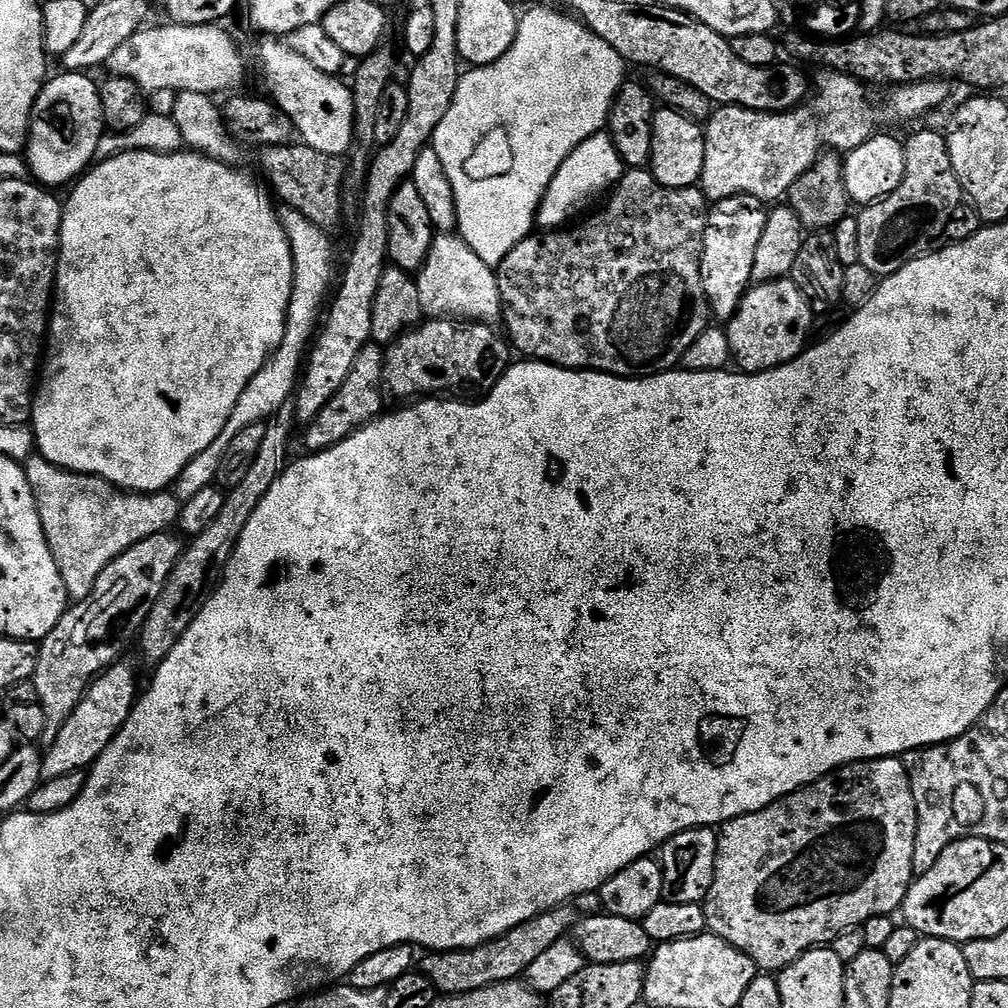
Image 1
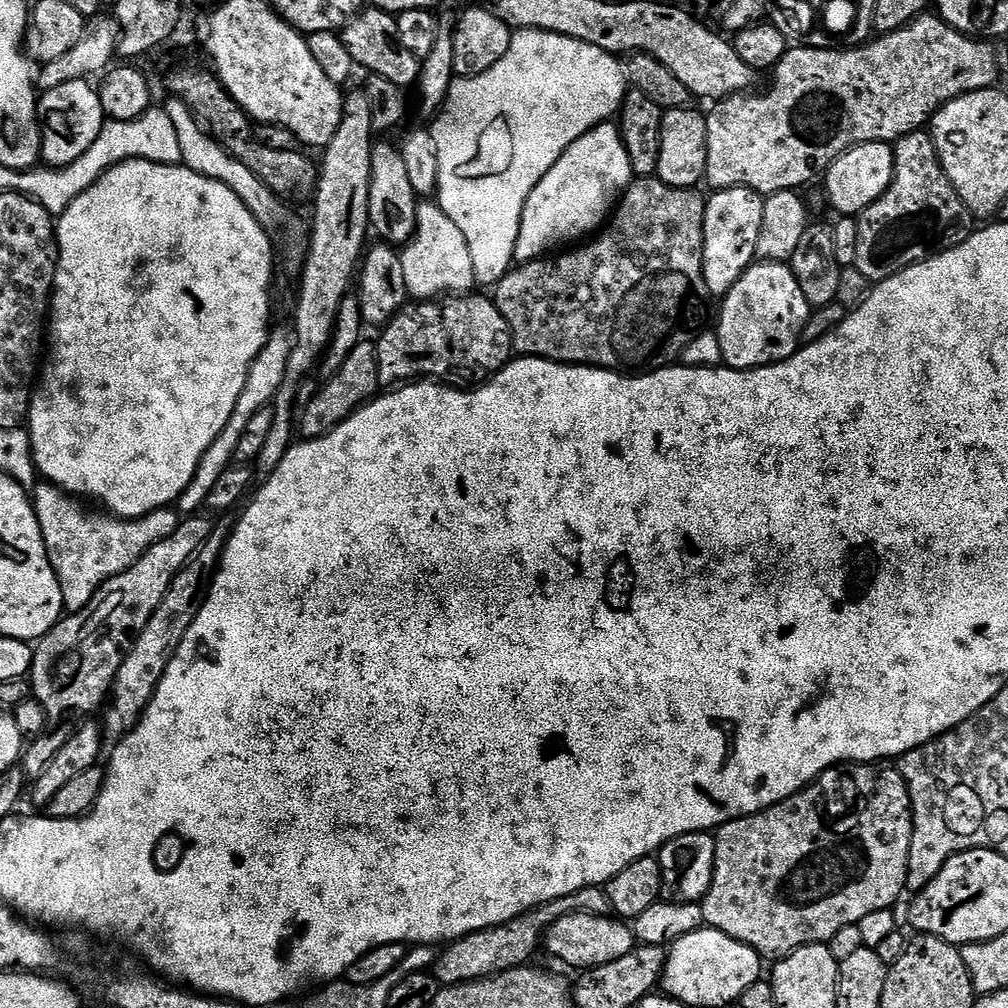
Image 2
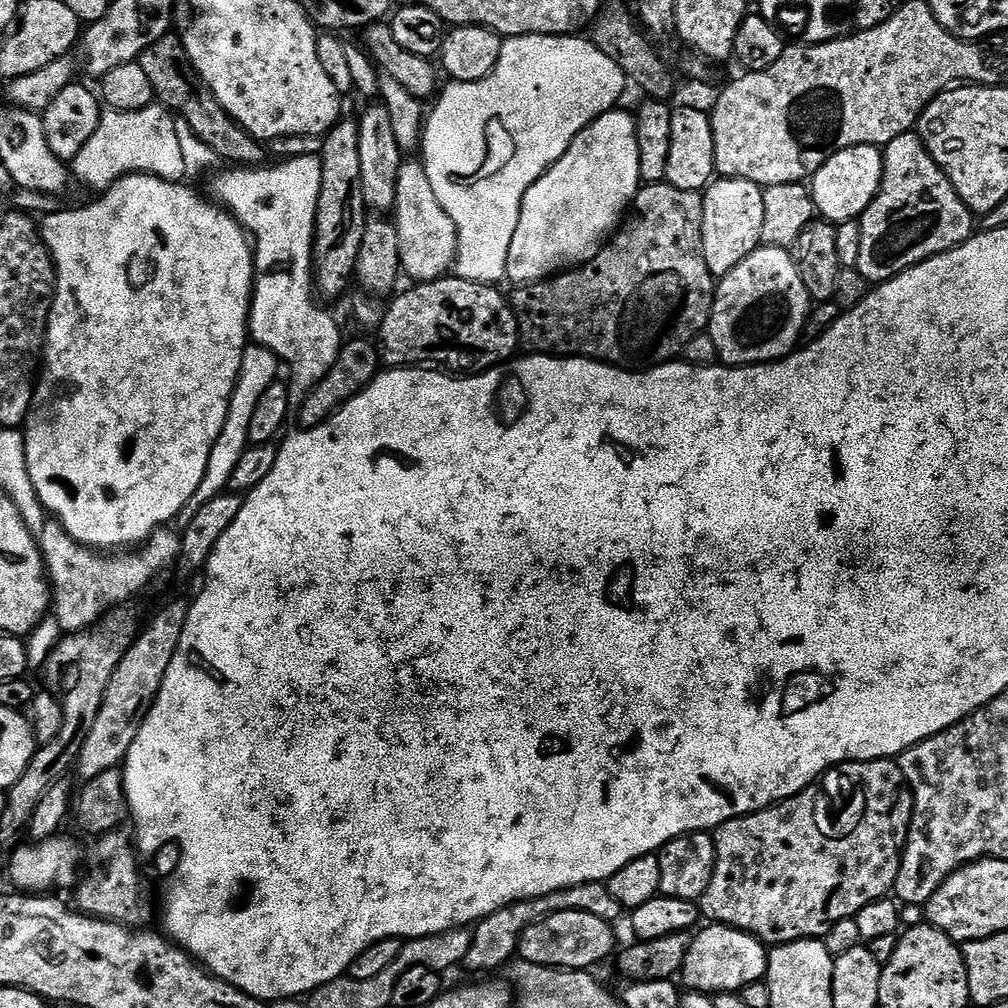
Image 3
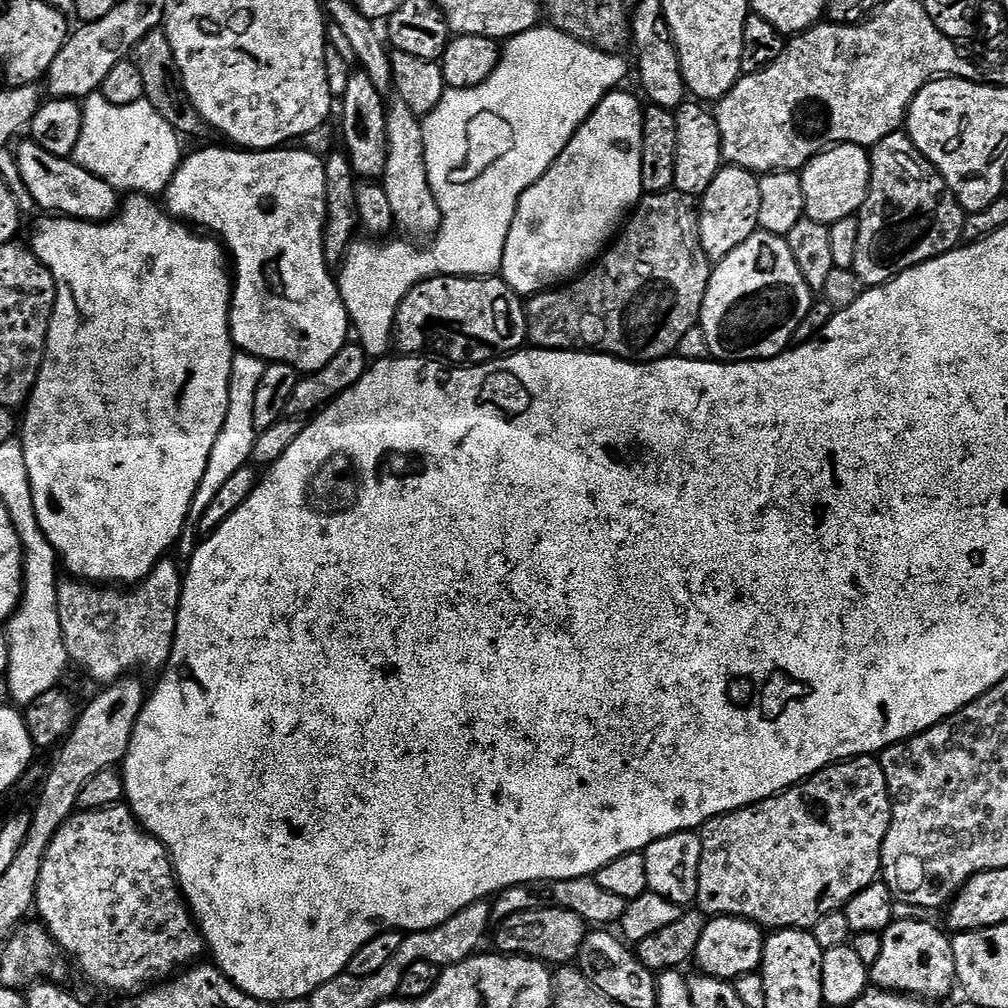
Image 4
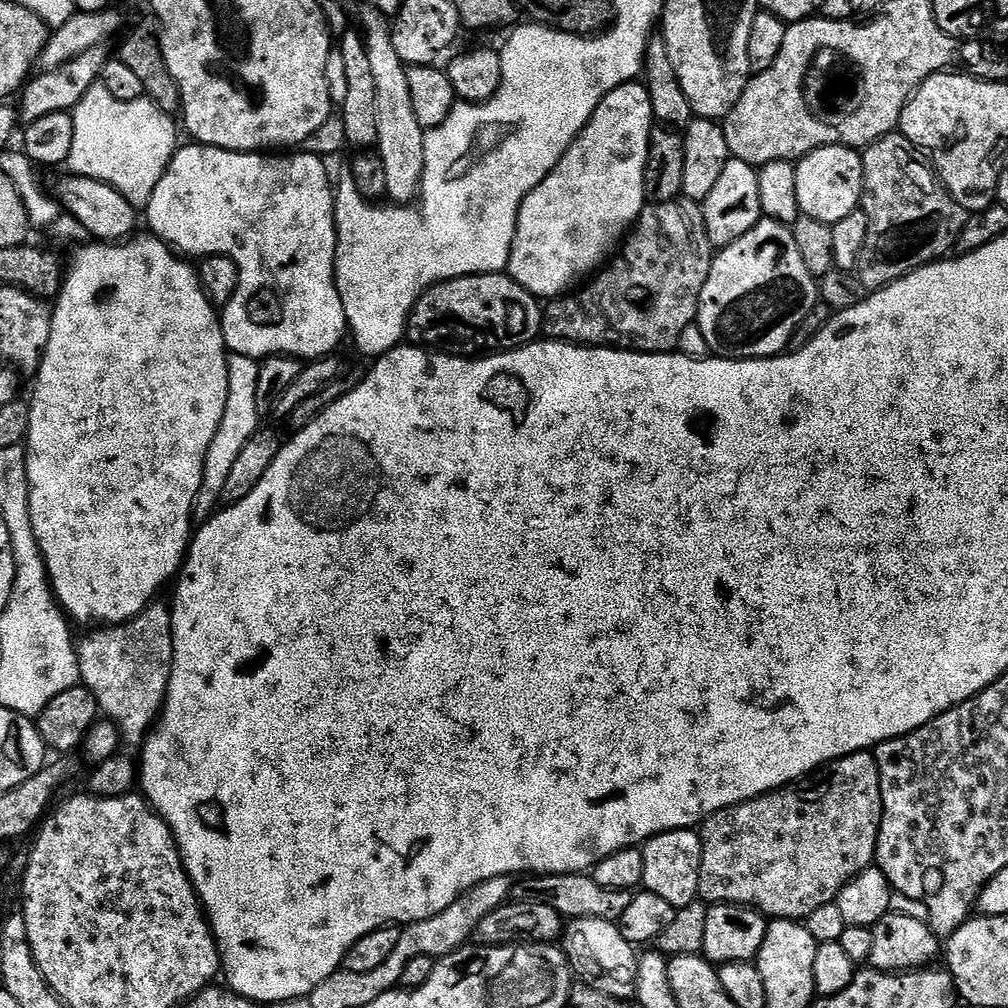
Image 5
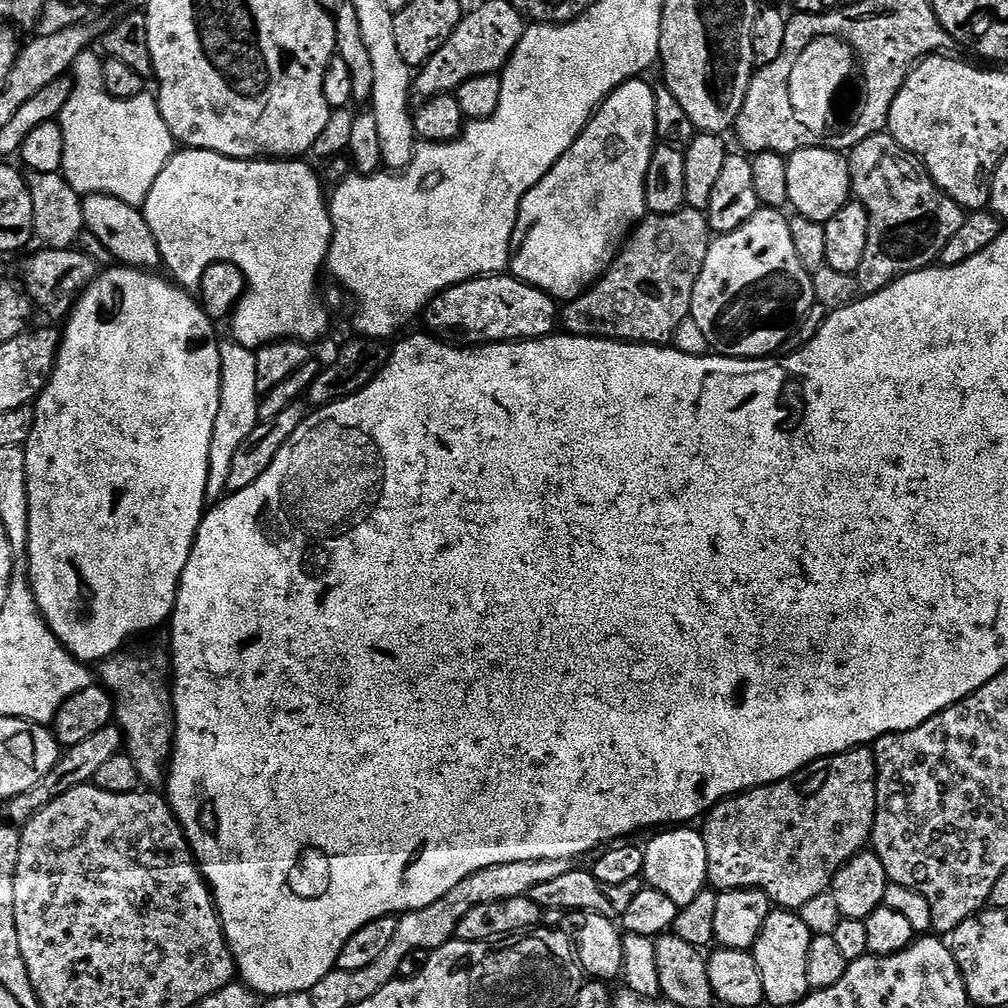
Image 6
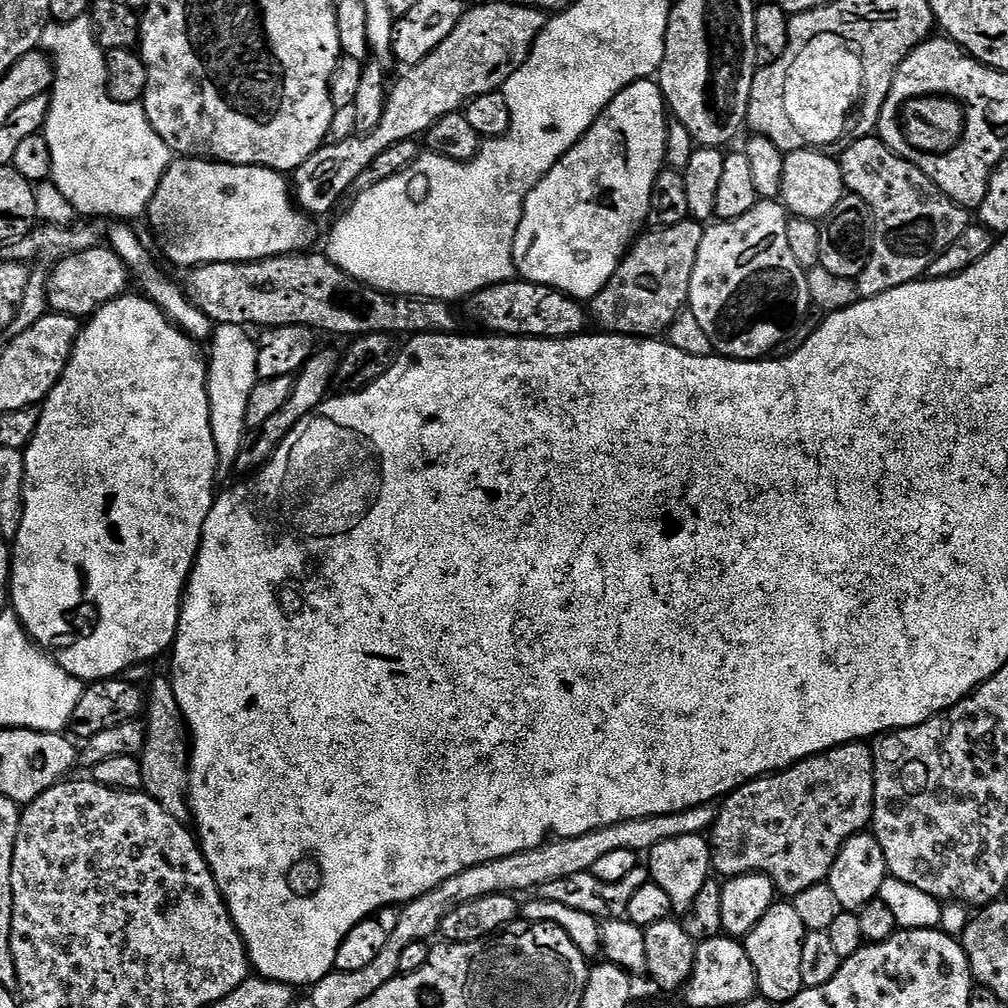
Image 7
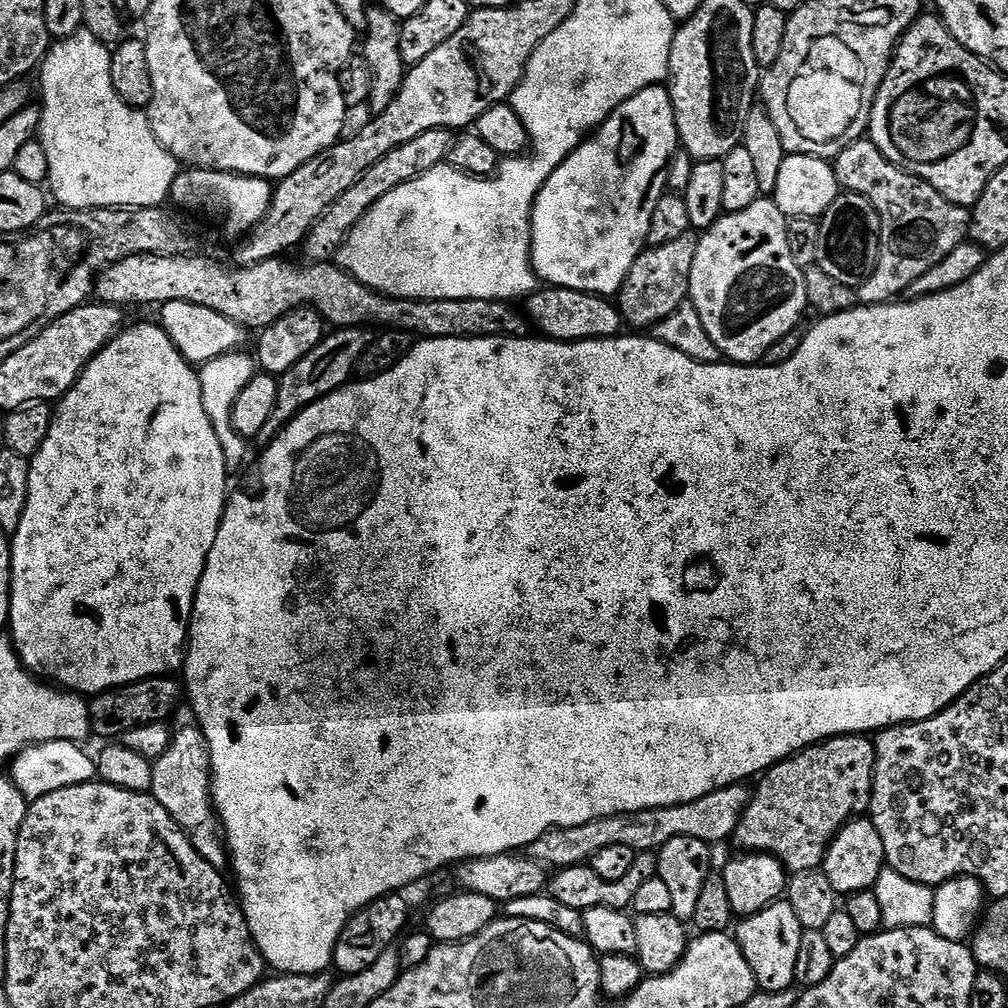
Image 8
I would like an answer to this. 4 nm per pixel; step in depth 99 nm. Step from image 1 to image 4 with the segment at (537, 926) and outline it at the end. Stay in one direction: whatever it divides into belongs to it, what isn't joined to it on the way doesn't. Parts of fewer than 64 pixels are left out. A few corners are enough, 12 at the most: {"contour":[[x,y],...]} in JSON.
{"contour":[[595,879],[543,880],[499,893],[497,921],[568,908],[592,926],[619,925],[628,901]]}

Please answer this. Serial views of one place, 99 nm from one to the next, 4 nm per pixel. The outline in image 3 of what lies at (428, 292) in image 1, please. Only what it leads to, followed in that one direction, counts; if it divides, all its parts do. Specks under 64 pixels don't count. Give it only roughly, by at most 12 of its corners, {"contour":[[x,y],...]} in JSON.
{"contour":[[419,159],[398,170],[394,223],[409,281],[456,263],[456,227]]}

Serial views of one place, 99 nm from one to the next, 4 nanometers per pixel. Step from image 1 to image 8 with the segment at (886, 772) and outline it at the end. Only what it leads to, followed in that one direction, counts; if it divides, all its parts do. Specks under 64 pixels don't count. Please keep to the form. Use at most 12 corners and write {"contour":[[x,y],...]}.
{"contour":[[833,736],[759,777],[748,854],[815,872],[872,802],[876,745]]}

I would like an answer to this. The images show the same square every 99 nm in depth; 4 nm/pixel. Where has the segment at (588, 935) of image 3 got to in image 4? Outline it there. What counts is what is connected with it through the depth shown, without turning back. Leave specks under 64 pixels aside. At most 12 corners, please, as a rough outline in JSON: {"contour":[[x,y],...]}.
{"contour":[[568,908],[499,921],[501,953],[568,966],[590,928]]}

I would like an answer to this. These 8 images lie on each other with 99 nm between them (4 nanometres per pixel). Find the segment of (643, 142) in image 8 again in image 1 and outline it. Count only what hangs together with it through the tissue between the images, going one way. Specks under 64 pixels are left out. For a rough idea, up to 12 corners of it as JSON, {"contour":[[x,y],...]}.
{"contour":[[607,131],[558,166],[535,223],[559,230],[626,166]]}

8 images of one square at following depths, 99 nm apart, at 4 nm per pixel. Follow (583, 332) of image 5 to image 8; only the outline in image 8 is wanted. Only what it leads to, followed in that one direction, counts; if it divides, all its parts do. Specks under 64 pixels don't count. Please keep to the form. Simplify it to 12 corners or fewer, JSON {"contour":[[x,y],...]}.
{"contour":[[697,237],[648,246],[618,293],[625,325],[651,329],[688,300]]}

